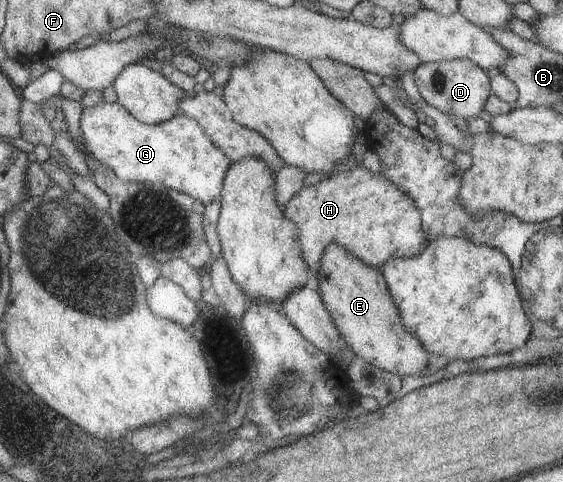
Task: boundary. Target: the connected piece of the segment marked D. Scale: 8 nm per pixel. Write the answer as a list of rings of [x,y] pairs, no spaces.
[[[452,59],[439,62],[420,64],[414,71],[414,81],[422,99],[439,109],[447,116],[479,119],[478,115],[484,110],[486,99],[492,94],[491,80],[484,69],[480,69],[470,59]]]

